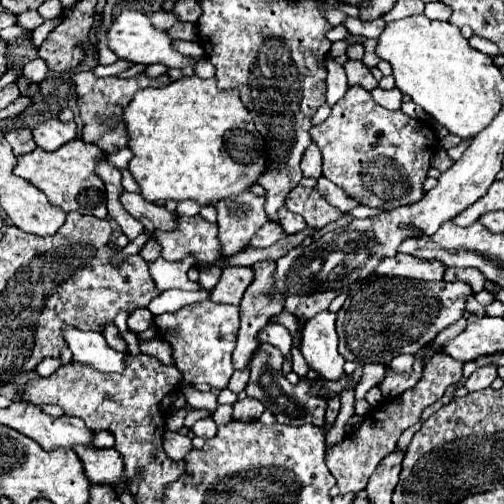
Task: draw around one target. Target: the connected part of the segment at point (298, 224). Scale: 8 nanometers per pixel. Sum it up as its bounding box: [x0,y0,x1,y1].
[278,208,306,234]

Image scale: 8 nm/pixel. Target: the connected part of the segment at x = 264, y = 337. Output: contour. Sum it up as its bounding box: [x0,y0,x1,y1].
[260,324,292,359]

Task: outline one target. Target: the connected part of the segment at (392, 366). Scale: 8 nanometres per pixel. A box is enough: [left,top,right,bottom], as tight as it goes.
[386,354,414,374]

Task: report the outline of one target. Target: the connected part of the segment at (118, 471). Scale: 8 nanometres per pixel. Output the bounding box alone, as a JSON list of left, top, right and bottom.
[72,446,124,484]

